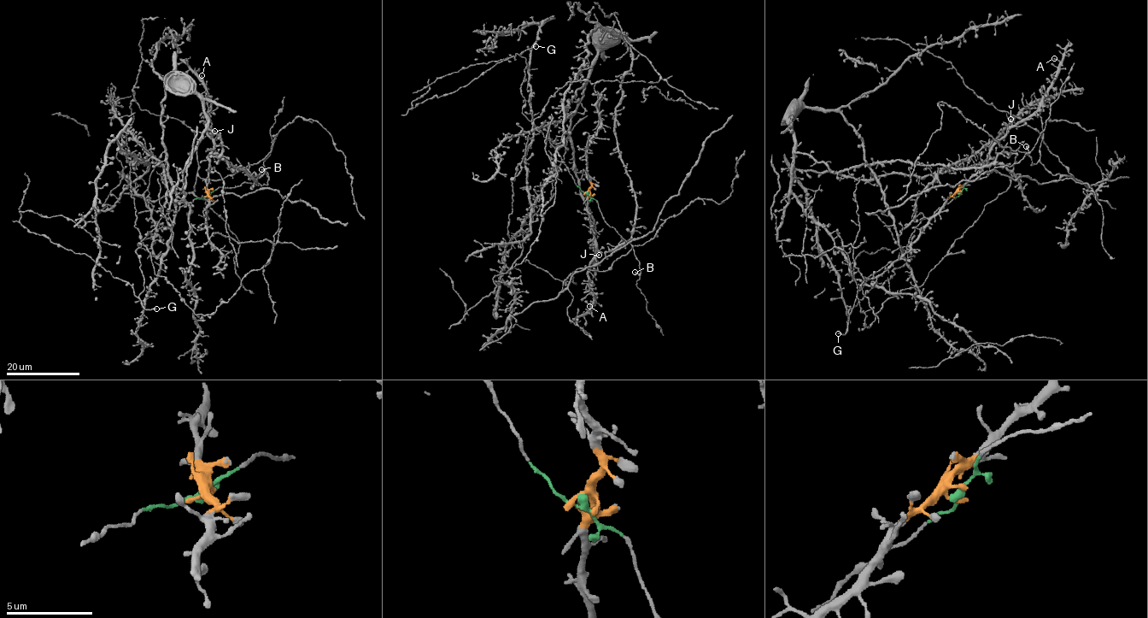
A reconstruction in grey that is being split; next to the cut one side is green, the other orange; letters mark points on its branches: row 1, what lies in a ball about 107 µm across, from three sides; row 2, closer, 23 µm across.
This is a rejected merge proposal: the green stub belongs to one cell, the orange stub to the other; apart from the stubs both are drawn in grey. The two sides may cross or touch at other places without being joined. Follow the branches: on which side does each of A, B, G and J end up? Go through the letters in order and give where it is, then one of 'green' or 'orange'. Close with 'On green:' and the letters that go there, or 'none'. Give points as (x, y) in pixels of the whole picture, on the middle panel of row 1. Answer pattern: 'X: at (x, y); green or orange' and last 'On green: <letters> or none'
A: at (589, 306); orange
B: at (635, 272); green
G: at (535, 46); green
J: at (599, 255); orange
On green: B, G

